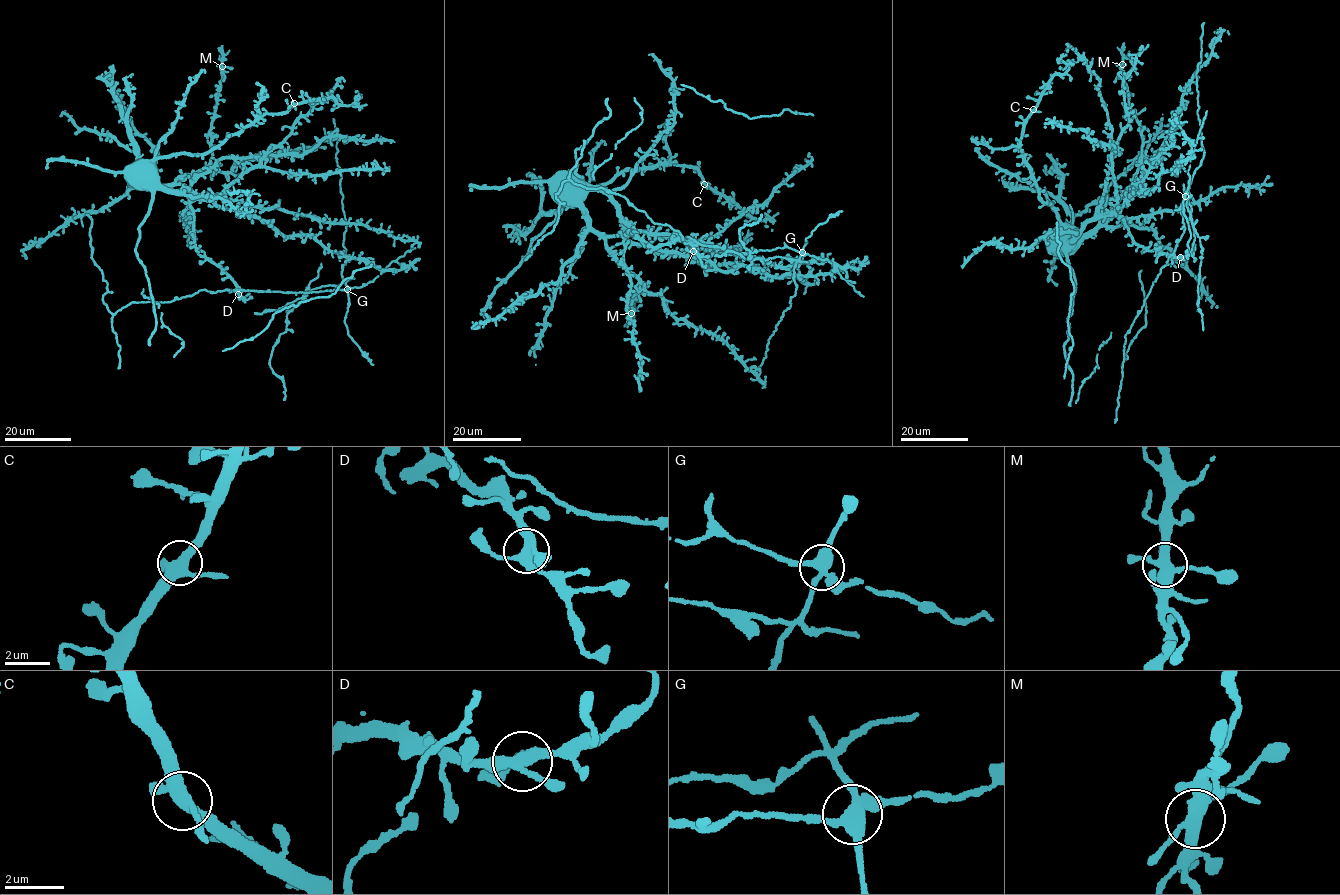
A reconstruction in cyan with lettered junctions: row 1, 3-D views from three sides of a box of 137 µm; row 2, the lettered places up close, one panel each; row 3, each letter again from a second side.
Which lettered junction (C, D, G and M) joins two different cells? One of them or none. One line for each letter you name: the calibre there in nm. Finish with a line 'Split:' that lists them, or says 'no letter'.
G: Thickness 380 nm
Split: G

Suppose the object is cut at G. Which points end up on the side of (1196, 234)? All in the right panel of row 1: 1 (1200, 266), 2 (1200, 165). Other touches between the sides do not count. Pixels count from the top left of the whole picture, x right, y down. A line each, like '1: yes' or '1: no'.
1: yes
2: yes

